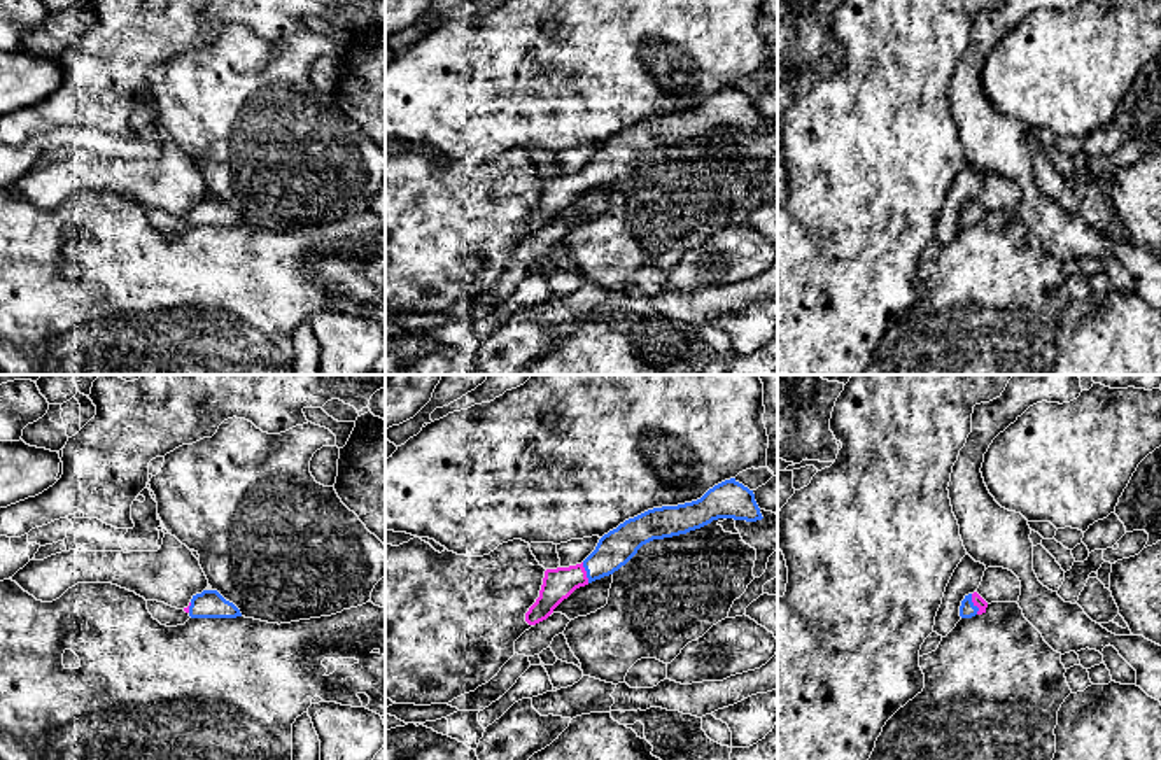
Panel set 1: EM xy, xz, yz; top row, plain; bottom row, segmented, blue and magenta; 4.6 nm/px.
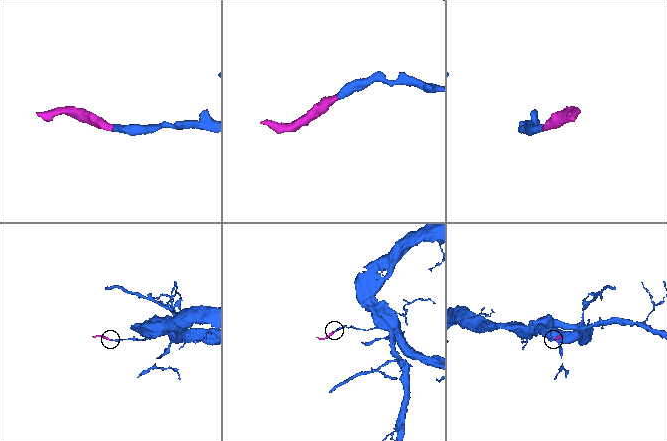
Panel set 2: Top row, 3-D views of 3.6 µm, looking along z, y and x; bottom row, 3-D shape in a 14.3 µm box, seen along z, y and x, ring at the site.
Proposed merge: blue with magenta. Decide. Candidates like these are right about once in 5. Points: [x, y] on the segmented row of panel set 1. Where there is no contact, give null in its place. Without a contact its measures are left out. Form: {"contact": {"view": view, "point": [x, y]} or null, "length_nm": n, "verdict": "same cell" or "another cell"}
{"contact": {"view": "yz", "point": [976, 606]}, "length_nm": 100, "verdict": "same cell"}

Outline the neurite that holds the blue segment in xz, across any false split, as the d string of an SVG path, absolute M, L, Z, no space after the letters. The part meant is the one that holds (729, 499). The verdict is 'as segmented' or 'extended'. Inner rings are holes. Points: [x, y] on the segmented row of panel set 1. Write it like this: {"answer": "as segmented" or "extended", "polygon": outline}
{"answer": "extended", "polygon": "M735 478L714 485L697 501L648 510L604 534L581 564L546 569L539 597L525 613L525 622L536 625L546 620L576 588L613 574L643 545L686 534L718 518L756 522L763 517L753 490Z"}

